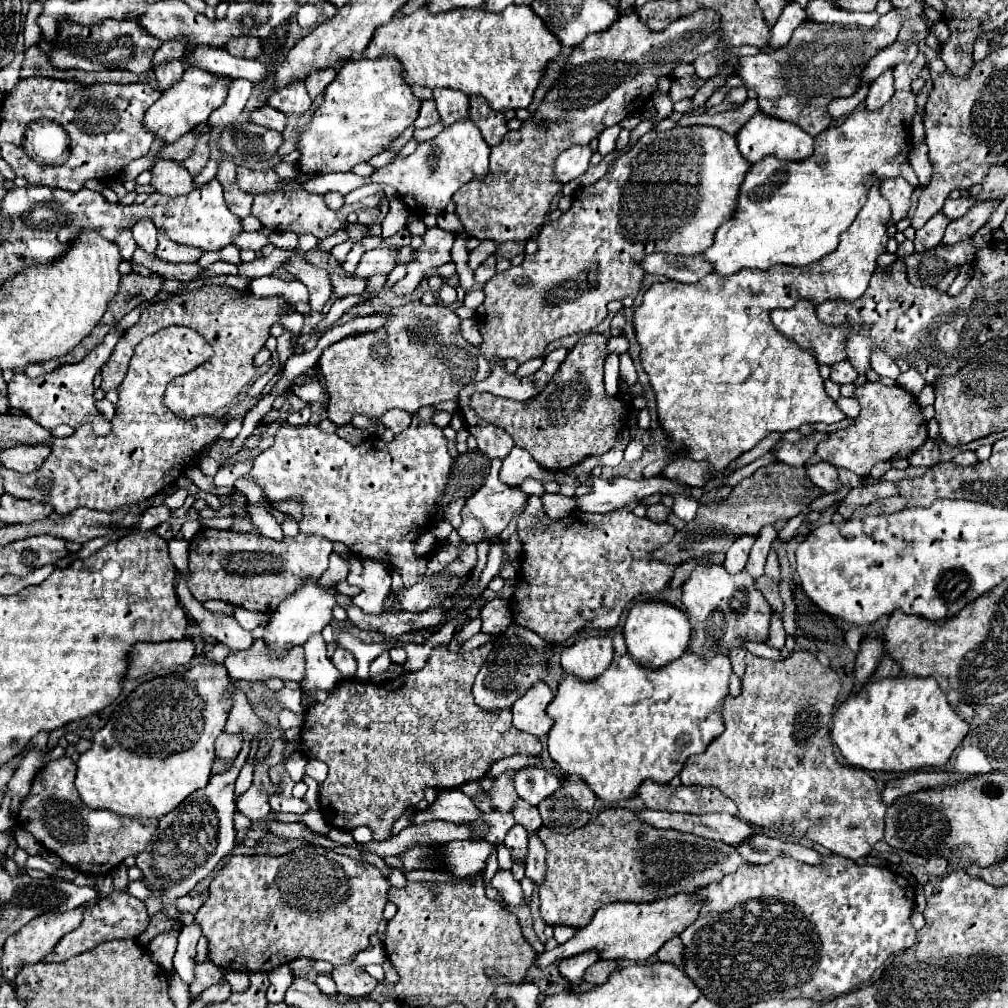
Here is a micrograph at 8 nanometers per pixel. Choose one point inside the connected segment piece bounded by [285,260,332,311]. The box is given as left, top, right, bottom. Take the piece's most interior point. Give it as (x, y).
(317, 280)

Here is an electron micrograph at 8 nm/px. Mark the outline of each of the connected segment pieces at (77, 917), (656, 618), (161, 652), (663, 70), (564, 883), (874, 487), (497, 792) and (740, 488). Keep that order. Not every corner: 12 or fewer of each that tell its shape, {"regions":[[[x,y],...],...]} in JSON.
{"regions":[[[83,908],[33,918],[3,946],[1,970],[39,962],[83,920]],[[635,602],[623,634],[639,664],[659,668],[689,648],[687,614]],[[139,642],[127,680],[189,664],[193,642]],[[701,6],[653,32],[635,10],[589,34],[483,180],[453,202],[467,236],[527,240],[553,160],[639,114],[721,38]],[[607,808],[545,826],[549,926],[721,880],[737,850]],[[893,482],[853,488],[837,506],[847,520],[859,506],[895,496]],[[511,770],[503,772],[487,792],[495,810],[511,812],[519,798],[511,784]],[[773,462],[653,550],[677,566],[789,520],[821,494]]]}

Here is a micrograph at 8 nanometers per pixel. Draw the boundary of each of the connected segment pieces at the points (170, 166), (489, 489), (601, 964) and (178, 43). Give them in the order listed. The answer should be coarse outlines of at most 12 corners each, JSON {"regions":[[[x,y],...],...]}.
{"regions":[[[159,160],[151,184],[167,196],[189,194],[193,176],[177,160]],[[493,460],[485,484],[465,502],[463,544],[499,532],[529,494],[499,478]],[[597,960],[587,968],[585,980],[605,984],[617,968],[613,960]],[[183,38],[163,42],[155,52],[153,66],[165,60],[183,58],[187,42]]]}

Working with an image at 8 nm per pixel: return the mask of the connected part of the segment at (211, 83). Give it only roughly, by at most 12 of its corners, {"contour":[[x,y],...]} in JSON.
{"contour":[[189,66],[143,118],[167,144],[225,102],[227,76]]}

